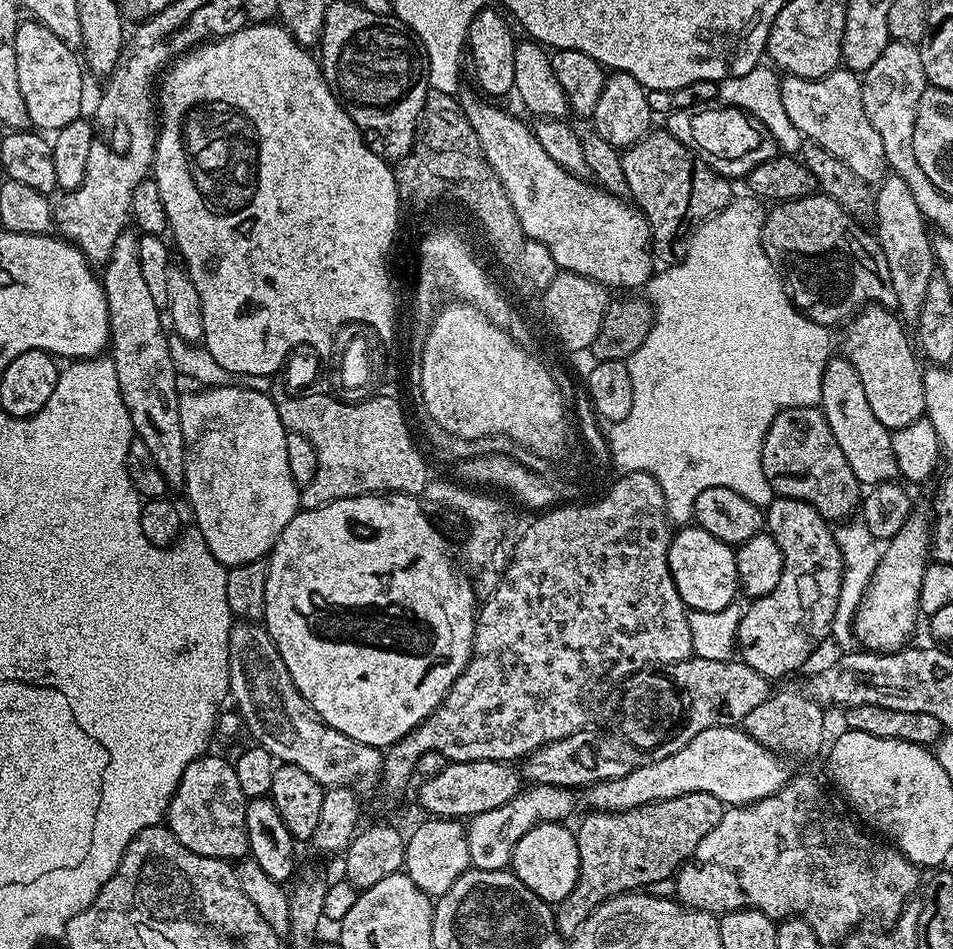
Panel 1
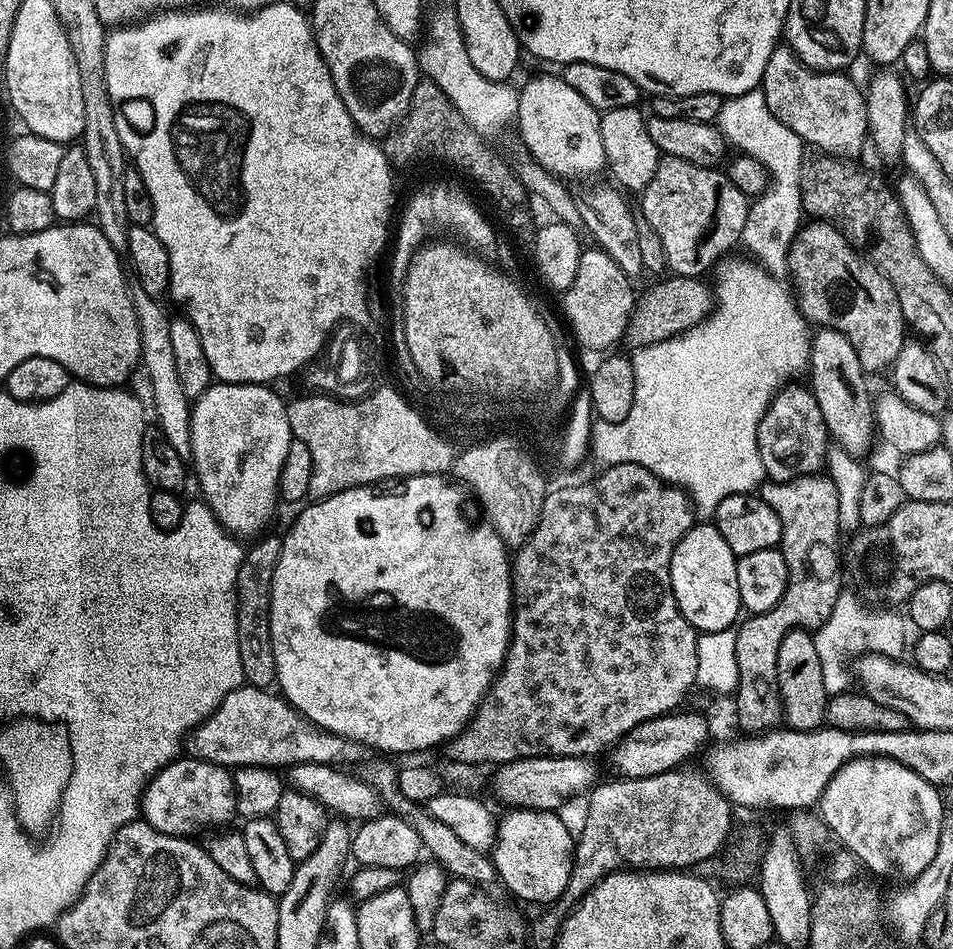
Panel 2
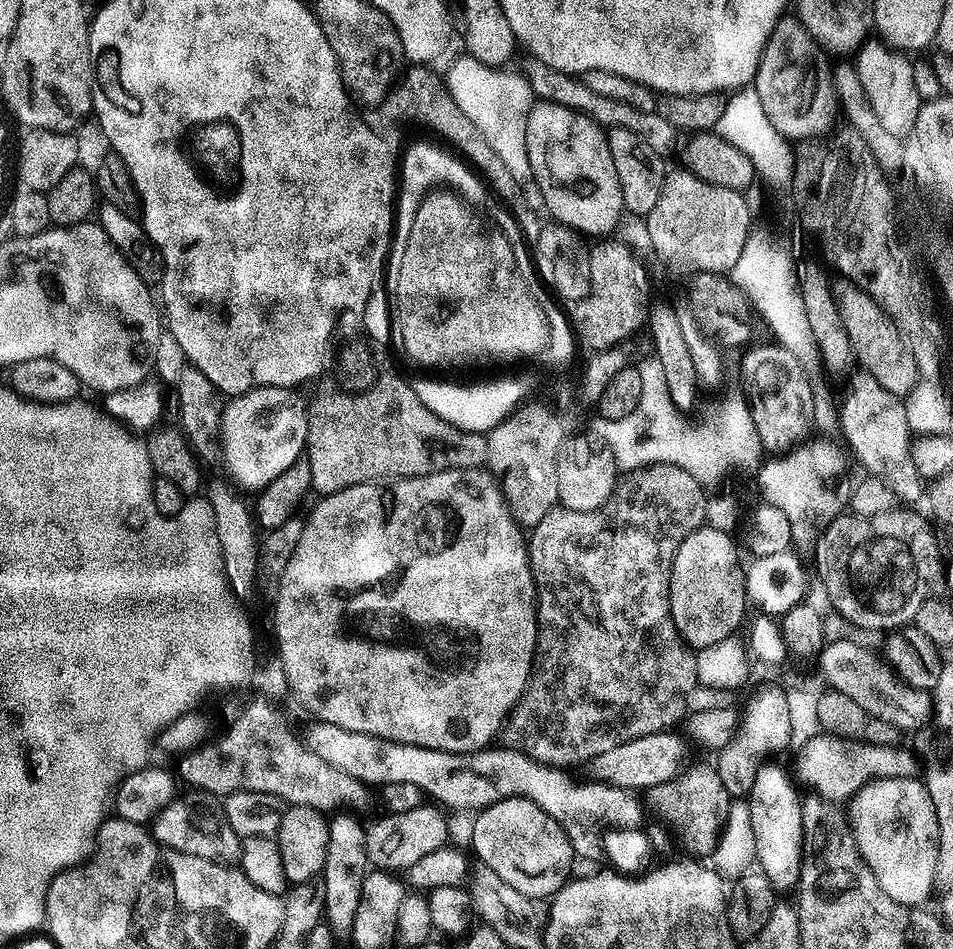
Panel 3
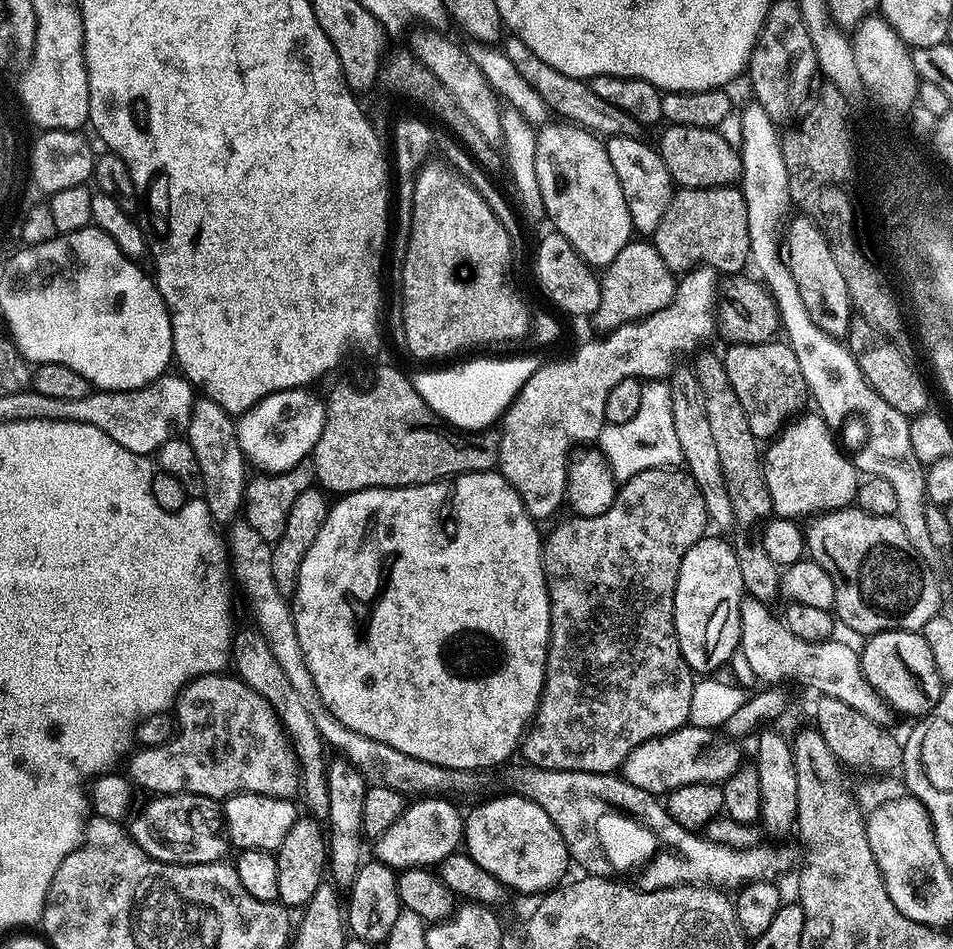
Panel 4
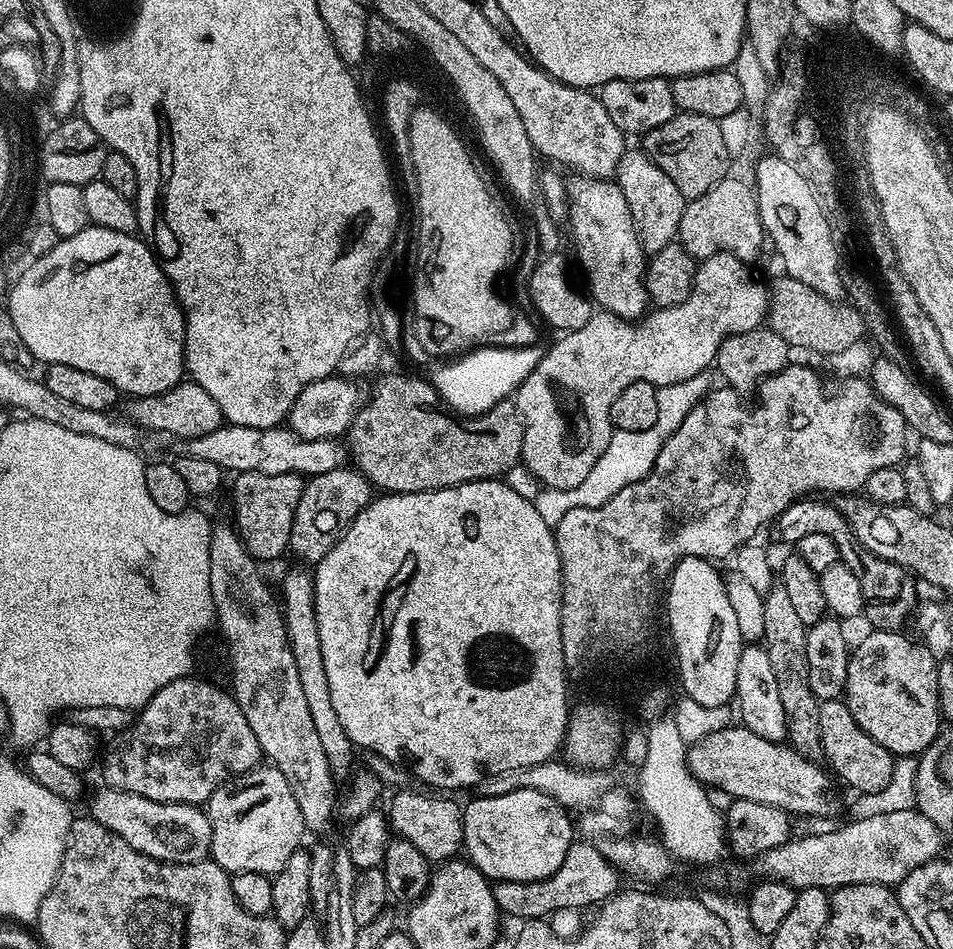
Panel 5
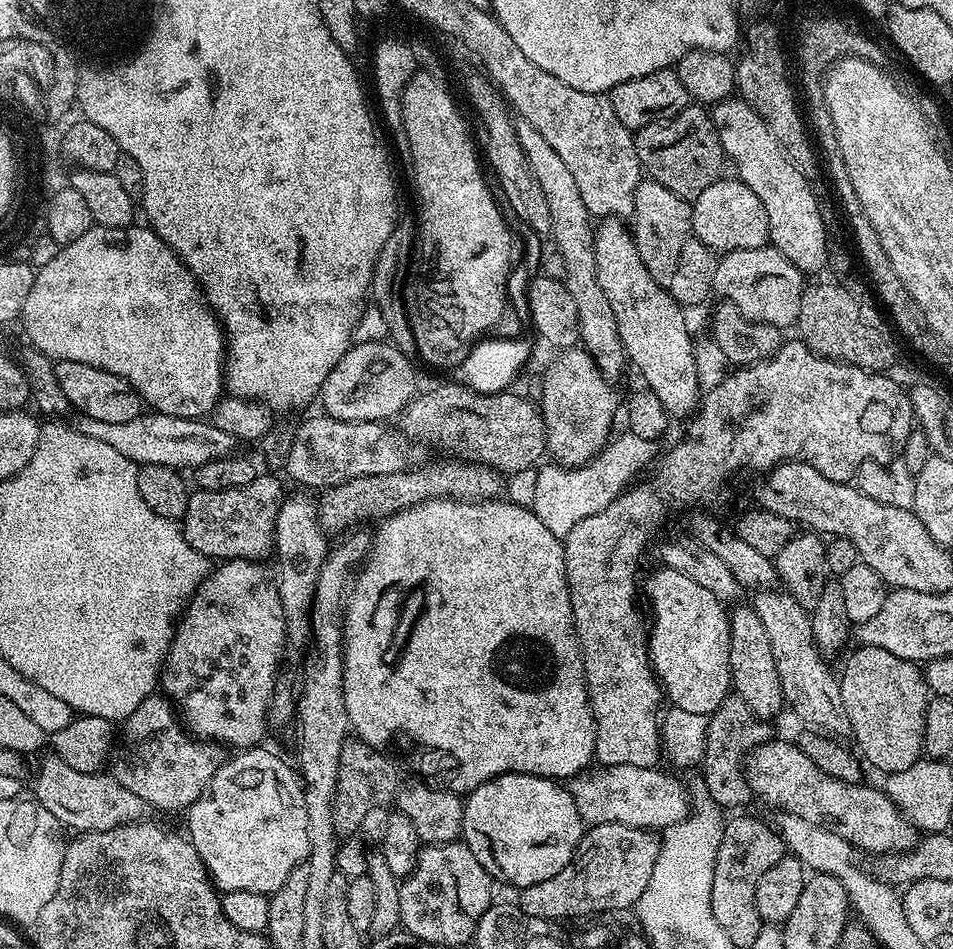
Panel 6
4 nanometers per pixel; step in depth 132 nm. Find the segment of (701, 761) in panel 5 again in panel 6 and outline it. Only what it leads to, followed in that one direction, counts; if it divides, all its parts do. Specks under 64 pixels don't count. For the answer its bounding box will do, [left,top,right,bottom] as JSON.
[746,740,918,854]

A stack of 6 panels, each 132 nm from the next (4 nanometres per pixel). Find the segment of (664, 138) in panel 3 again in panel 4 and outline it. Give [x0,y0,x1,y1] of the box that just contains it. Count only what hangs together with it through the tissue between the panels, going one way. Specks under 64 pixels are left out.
[502,35,621,138]

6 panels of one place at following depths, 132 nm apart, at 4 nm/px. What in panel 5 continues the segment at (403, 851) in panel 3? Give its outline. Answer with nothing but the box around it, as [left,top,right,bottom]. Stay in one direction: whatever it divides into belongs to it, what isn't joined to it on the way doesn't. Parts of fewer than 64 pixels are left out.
[386,792,464,862]

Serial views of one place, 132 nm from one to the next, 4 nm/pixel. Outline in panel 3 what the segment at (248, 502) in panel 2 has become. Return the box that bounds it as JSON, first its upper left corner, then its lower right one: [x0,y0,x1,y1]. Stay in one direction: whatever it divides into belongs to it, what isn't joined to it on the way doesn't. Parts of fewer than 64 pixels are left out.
[218,388,304,490]

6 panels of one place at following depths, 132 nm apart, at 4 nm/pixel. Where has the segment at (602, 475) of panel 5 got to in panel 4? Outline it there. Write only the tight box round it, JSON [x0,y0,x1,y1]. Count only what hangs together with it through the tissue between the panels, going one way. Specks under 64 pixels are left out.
[598,380,681,481]

